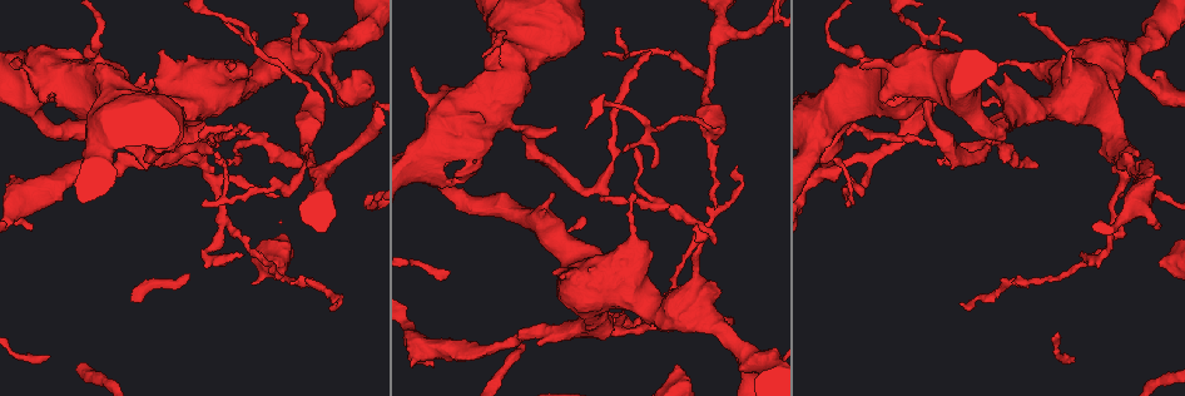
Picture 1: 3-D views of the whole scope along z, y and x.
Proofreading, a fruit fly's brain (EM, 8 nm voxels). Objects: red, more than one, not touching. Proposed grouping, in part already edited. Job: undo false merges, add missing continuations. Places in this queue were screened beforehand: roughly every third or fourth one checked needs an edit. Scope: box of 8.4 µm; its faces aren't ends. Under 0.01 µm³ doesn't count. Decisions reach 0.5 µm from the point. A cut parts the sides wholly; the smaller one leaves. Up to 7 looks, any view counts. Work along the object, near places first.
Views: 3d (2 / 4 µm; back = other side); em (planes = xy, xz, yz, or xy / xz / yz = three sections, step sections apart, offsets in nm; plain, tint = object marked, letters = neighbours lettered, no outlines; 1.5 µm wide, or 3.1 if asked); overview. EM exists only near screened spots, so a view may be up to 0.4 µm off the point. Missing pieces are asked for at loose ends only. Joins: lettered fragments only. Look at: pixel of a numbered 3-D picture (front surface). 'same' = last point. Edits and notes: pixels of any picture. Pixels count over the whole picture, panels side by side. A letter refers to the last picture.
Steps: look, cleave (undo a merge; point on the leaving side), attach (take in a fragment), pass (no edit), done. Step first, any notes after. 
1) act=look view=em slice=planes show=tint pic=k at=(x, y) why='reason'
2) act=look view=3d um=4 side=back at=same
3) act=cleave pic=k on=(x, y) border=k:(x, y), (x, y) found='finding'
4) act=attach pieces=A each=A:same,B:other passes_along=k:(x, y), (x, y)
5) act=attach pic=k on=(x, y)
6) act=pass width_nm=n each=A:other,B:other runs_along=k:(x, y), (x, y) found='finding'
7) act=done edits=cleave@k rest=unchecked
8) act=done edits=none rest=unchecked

act=look view=em slice=planes show=letters pic=1 at=(251, 128) why='an open end'

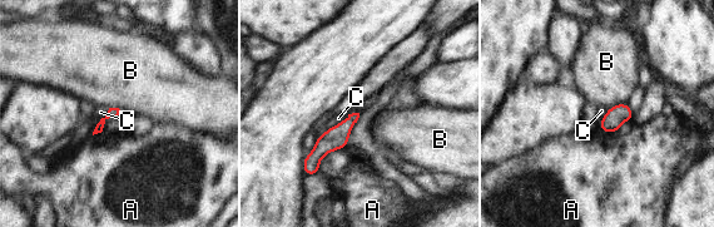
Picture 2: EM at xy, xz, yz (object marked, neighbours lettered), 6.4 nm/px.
act=pass each=A:other,B:other,C:other border=2:(348, 114), (316, 138) found='no lettered fragment goes on from it'

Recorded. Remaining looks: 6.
act=look view=em slice=yz step=4 show=letters pic=1 at=(335, 303) why='branch stops here'

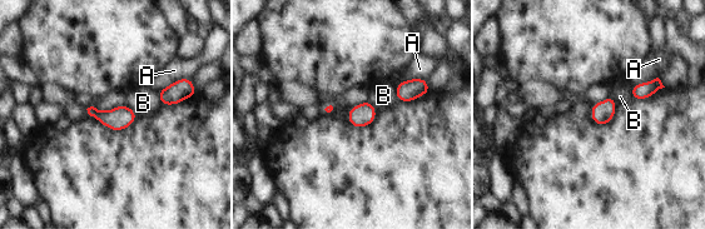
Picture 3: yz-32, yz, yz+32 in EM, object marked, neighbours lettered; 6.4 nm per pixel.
act=pass width_nm=150 each=A:other,B:other border=3:(125, 104), (137, 117) found='none of them fits'

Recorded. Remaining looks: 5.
act=look view=em slice=planes show=letters pic=1 at=(650, 206) why='three-way junction'

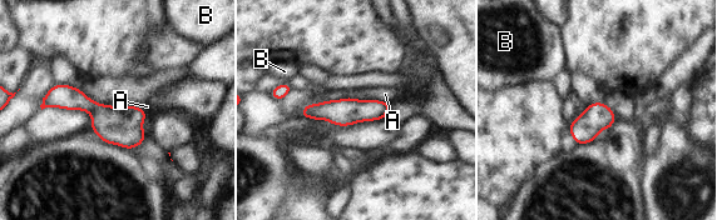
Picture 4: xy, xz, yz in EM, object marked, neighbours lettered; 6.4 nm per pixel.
act=pass longest_contact=A:260nm each=A:other,B:other found='all the same cell'

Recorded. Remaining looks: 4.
act=done edits=none rest=unchecked

